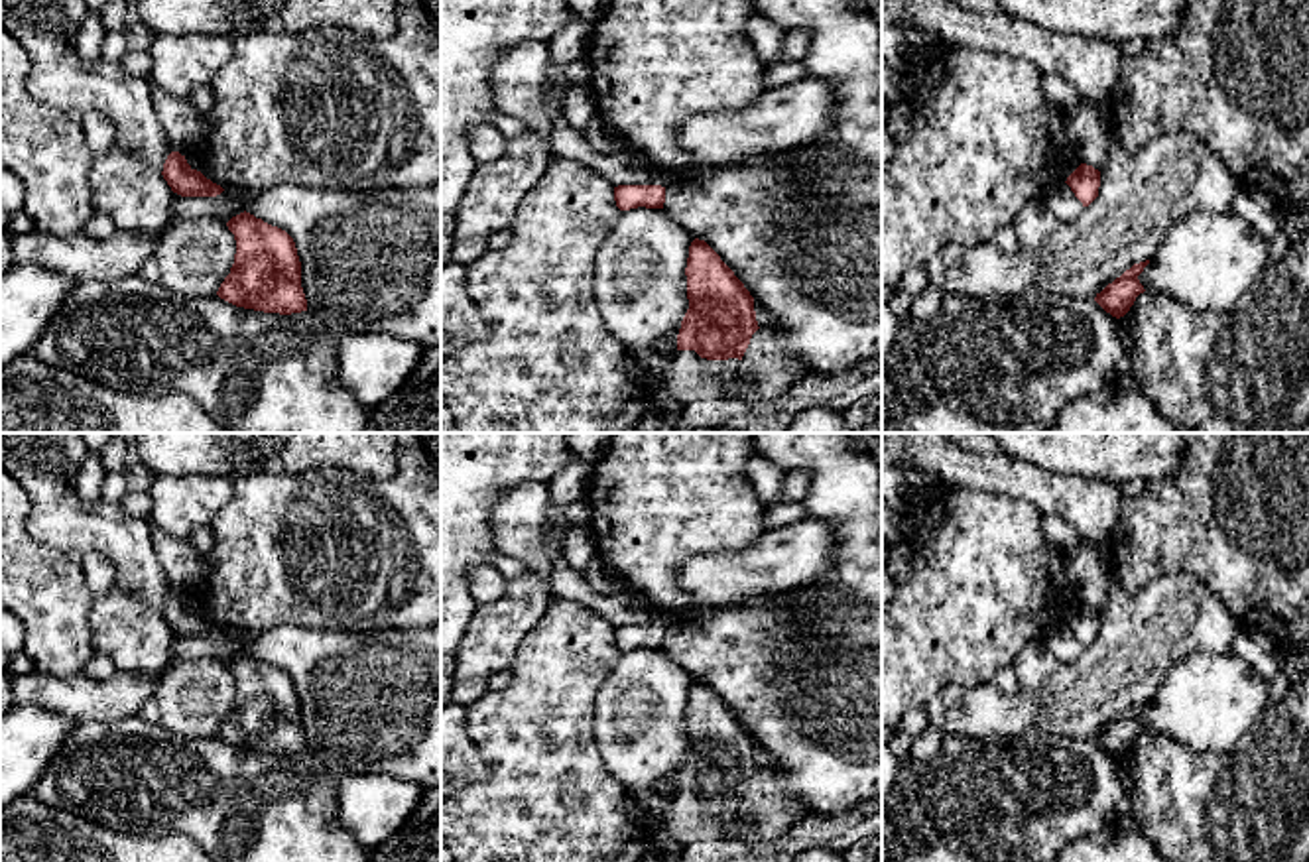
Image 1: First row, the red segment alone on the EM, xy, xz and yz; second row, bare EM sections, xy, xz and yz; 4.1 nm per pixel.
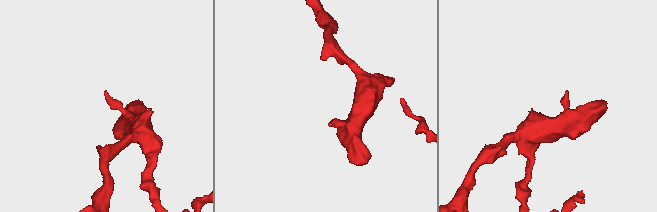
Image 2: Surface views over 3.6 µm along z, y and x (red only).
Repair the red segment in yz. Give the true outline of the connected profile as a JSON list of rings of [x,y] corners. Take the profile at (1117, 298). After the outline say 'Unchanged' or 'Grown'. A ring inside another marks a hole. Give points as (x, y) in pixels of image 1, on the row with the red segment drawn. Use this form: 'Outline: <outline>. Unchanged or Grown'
Outline: [[[1150,260],[1134,264],[1120,277],[1108,283],[1100,293],[1096,293],[1094,301],[1112,317],[1124,317],[1134,305],[1136,297],[1146,291],[1138,276],[1148,264]]]. Unchanged

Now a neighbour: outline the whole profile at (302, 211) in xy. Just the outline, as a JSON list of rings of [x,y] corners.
[[[441,181],[411,191],[280,185],[230,193],[246,213],[293,238],[307,311],[325,331],[386,333],[441,346]]]

